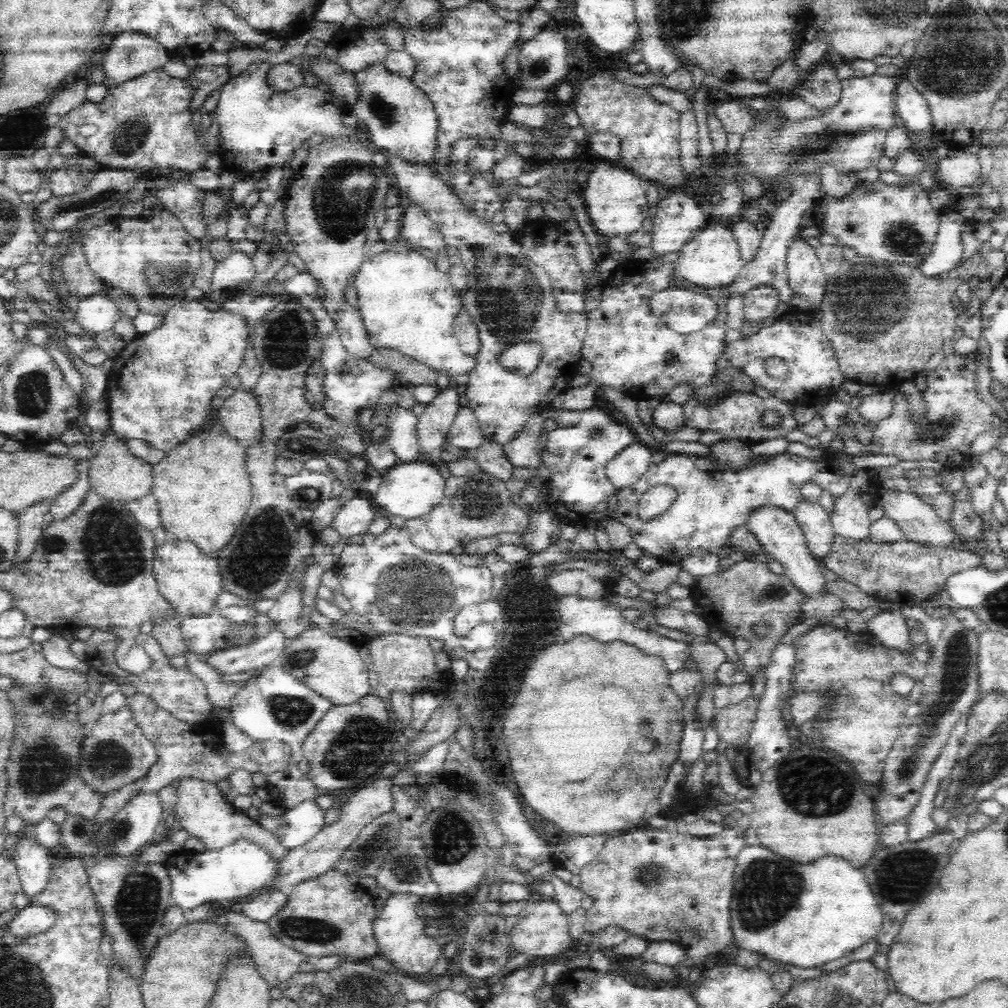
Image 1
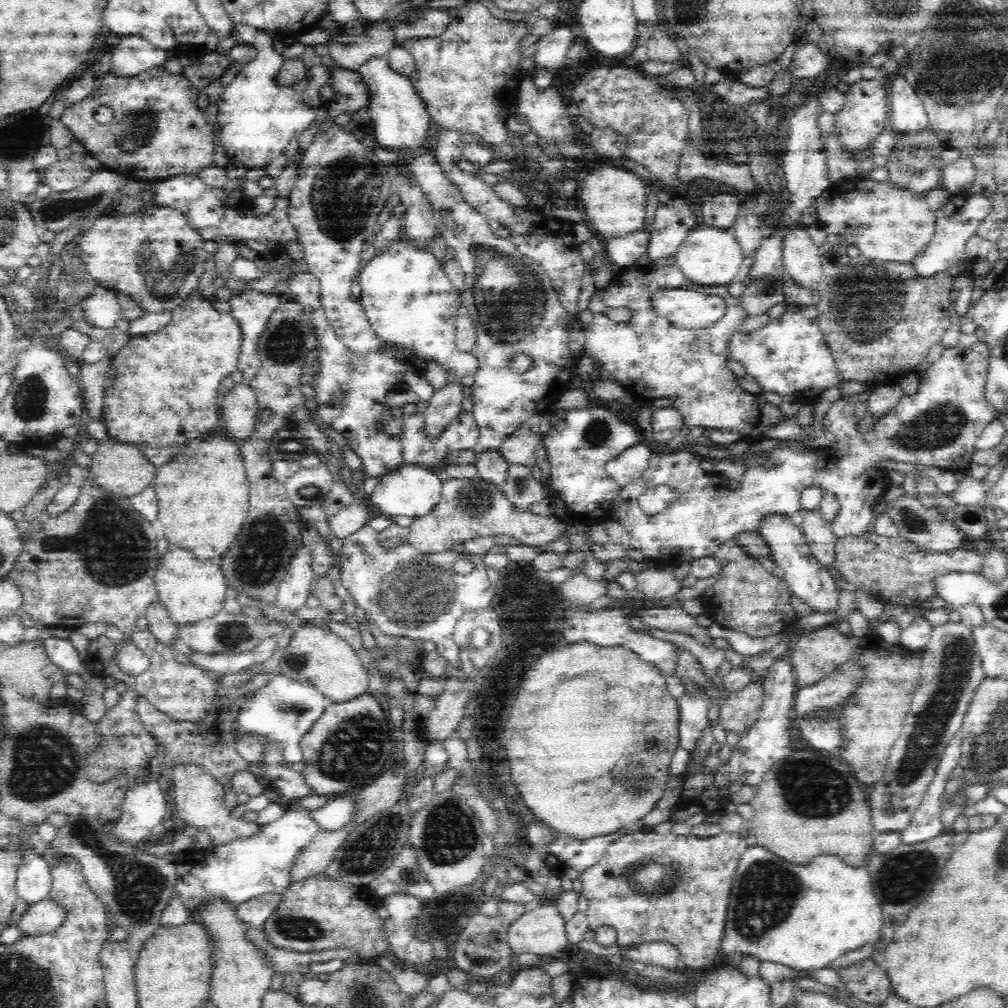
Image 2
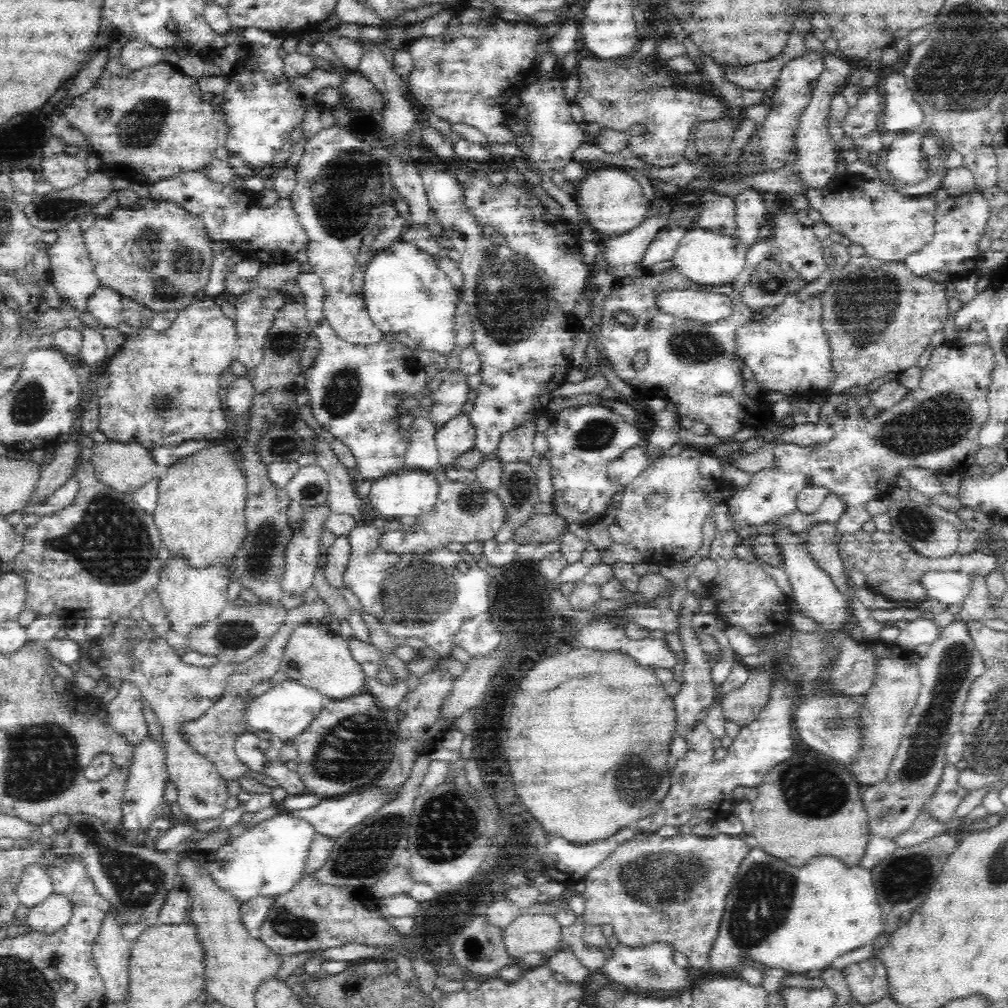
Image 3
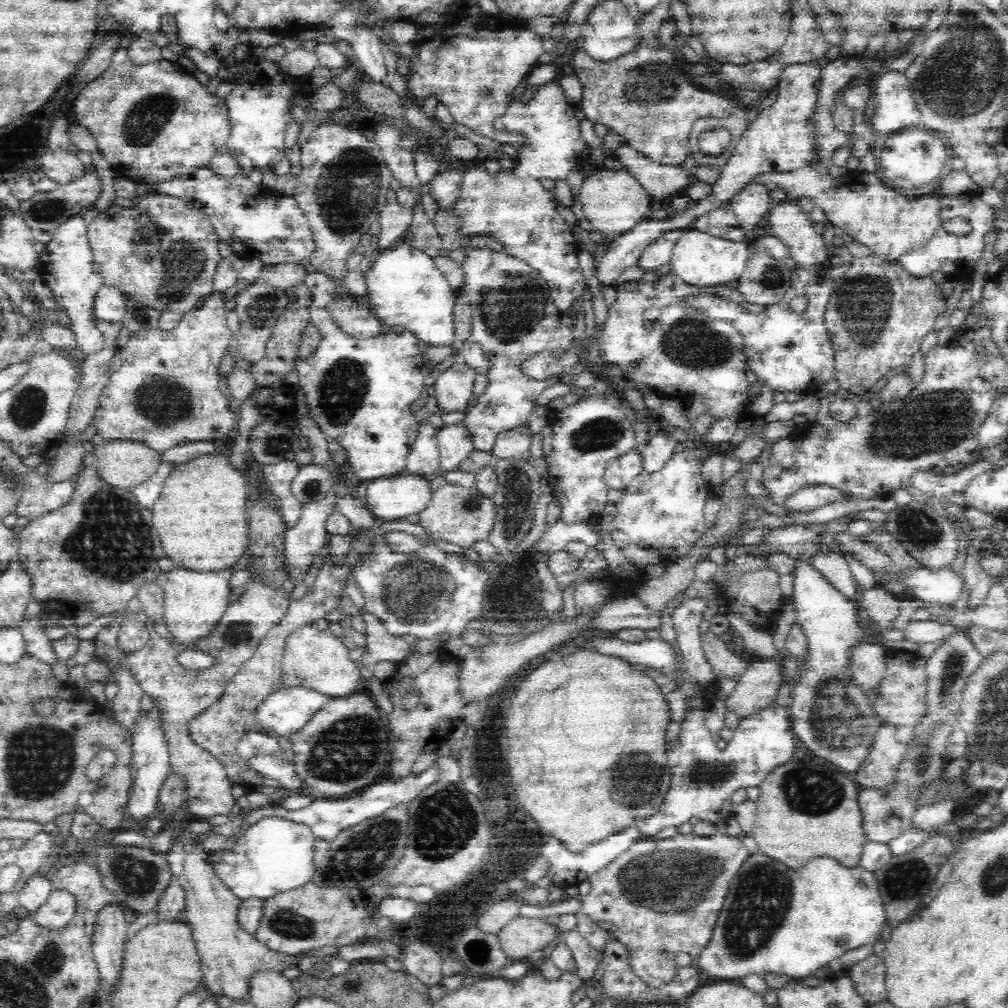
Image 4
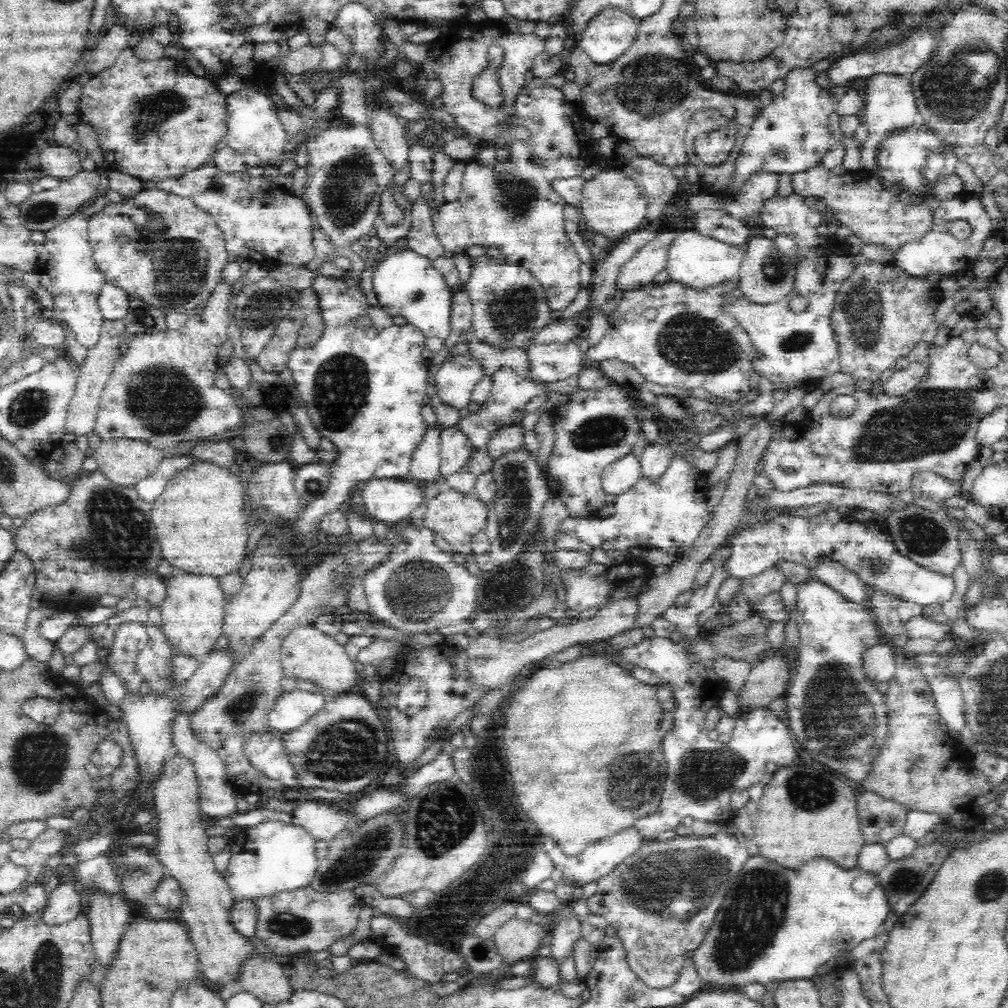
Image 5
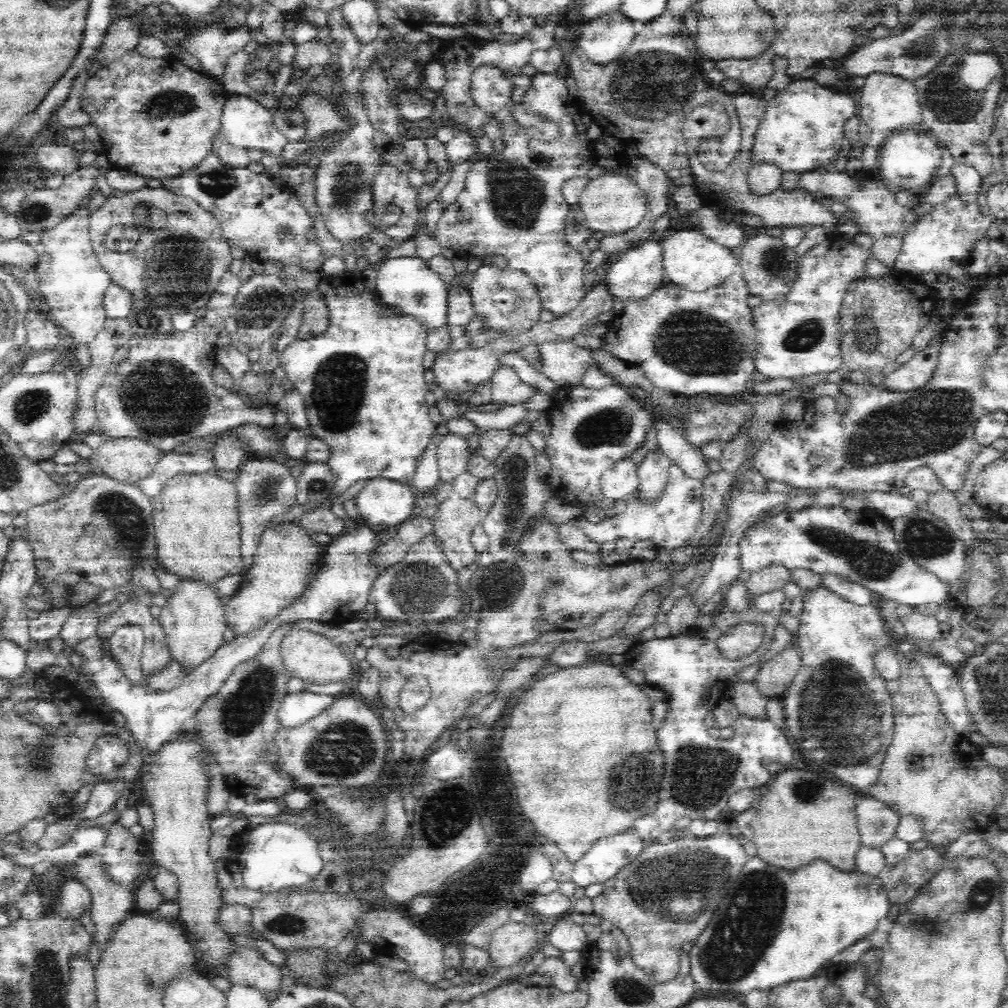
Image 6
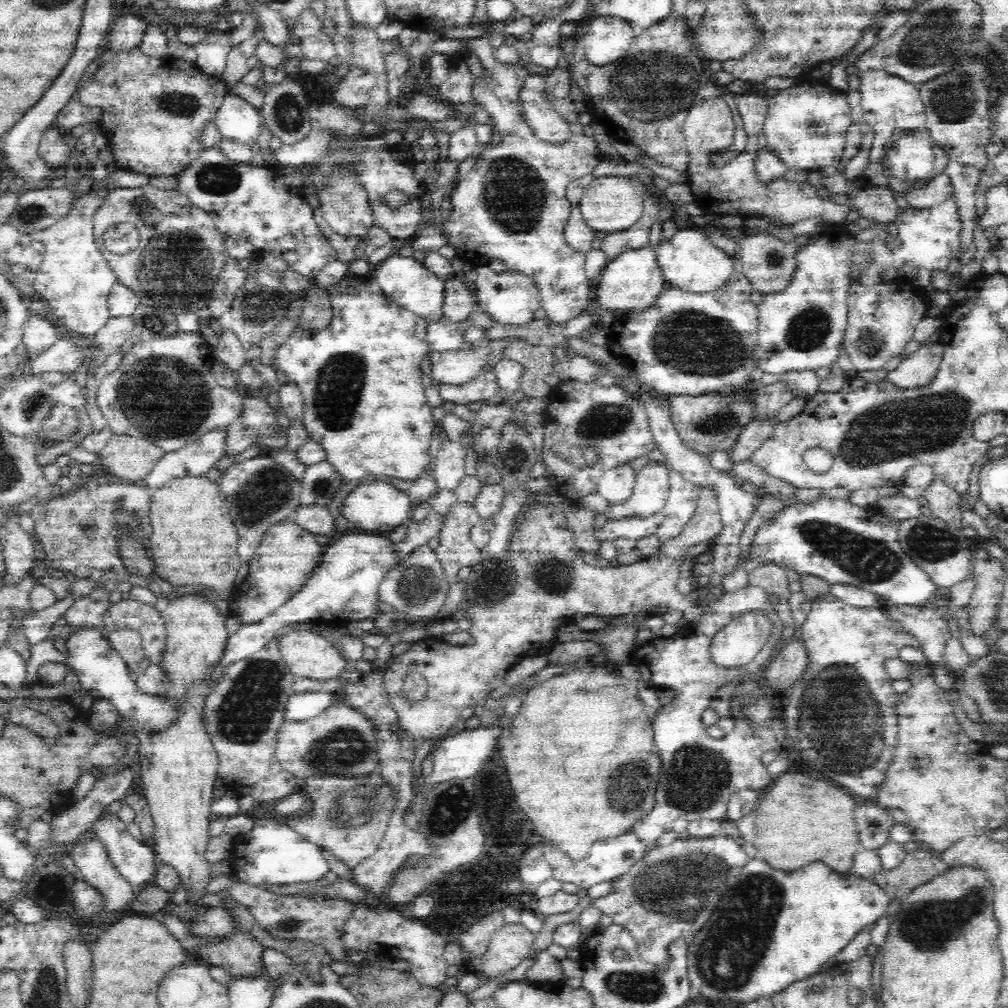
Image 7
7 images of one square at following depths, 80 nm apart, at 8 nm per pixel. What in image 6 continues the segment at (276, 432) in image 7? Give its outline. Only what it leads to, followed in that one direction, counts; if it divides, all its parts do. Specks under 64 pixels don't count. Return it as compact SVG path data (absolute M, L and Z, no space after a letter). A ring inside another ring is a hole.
M224 434L211 448L213 464L216 470L238 471L248 458L247 449L238 436Z

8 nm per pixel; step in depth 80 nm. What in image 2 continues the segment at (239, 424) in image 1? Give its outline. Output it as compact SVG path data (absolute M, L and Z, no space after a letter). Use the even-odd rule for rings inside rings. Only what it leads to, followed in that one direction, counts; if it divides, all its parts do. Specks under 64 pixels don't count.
M236 384L220 407L222 426L230 437L246 442L256 430L259 403L249 384Z

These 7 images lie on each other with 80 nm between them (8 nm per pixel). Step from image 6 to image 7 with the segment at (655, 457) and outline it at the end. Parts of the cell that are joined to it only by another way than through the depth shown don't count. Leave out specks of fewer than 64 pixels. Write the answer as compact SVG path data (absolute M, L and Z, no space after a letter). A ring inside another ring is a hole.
M650 461L637 472L632 494L617 505L610 505L605 515L610 520L621 520L628 514L654 514L658 512L669 494L669 466Z

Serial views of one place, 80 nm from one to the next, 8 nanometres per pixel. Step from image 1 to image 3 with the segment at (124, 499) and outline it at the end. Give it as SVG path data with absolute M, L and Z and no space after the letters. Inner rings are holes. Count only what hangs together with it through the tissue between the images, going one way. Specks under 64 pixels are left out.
M107 440L104 443L94 444L92 449L94 454L90 460L94 466L96 478L100 483L118 493L133 495L147 482L150 482L150 480L159 476L161 473L158 466L155 464L151 451L140 444Z

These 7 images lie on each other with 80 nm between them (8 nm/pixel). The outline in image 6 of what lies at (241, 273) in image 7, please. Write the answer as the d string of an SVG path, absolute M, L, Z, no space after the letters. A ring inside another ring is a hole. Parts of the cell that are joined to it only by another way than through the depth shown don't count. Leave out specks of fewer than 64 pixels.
M228 270L222 275L204 306L205 316L194 320L194 324L188 330L181 333L172 330L166 334L150 337L133 336L129 340L130 350L126 359L112 367L96 396L97 425L100 427L100 435L108 439L146 440L159 450L170 453L175 446L186 443L191 438L223 434L242 424L254 423L264 427L275 425L276 410L266 402L258 408L250 407L235 391L229 393L218 387L212 380L212 371L217 362L216 340L218 340L218 334L225 329L224 320L233 311L235 296L238 294L240 285L238 275Z

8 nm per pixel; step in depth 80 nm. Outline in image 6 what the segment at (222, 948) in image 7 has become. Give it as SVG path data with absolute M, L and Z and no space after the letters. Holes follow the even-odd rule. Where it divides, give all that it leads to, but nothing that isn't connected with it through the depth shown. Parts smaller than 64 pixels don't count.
M242 946L229 960L227 978L232 985L256 987L266 997L283 991L280 966L268 962L258 950L252 946Z

